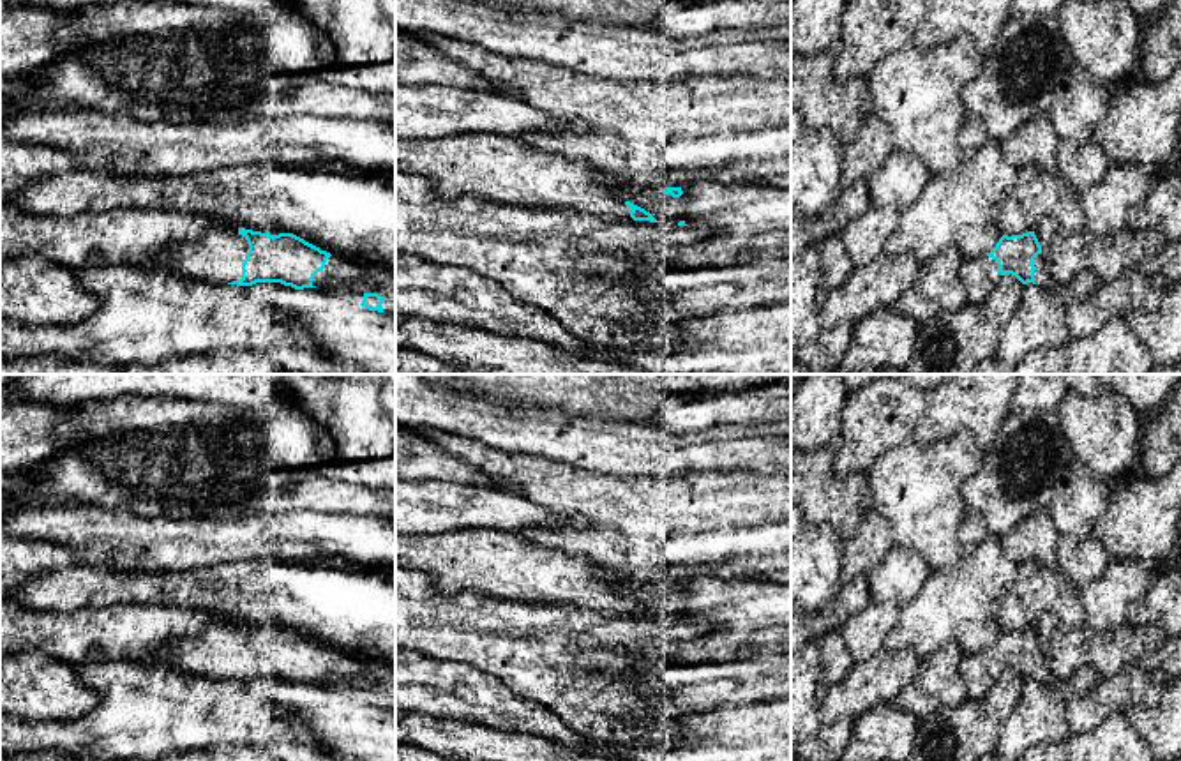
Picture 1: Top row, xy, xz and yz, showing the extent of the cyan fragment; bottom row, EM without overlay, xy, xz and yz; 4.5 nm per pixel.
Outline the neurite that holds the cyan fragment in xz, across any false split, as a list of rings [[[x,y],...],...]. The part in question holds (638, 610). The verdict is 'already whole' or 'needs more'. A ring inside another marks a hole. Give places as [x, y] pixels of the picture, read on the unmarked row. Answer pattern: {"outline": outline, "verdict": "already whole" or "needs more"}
{"outline": [[[508,530],[395,533],[395,567],[429,576],[434,588],[447,595],[473,590],[498,600],[577,606],[606,618],[660,618],[644,604],[618,591],[618,586],[627,581],[621,574],[606,570],[584,558],[535,546],[517,531]]], "verdict": "needs more"}

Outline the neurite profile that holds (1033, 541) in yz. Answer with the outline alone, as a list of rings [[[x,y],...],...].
[[[1047,510],[1026,517],[1001,539],[1006,554],[1019,567],[1024,563],[1036,563],[1057,570],[1056,544],[1059,533]]]

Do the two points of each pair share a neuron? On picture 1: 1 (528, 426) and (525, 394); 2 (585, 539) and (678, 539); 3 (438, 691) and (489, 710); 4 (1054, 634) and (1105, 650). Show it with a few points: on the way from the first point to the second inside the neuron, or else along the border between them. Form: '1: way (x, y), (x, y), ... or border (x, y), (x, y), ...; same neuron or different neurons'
1: border (486, 396), (511, 405), (556, 410), (567, 417); different neurons
2: way (608, 539), (655, 539); same neuron
3: way (451, 691), (477, 698); same neuron
4: way (1067, 645), (1093, 648); same neuron

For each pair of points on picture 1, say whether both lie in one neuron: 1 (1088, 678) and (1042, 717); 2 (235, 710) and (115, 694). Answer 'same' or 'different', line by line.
1: same
2: same

